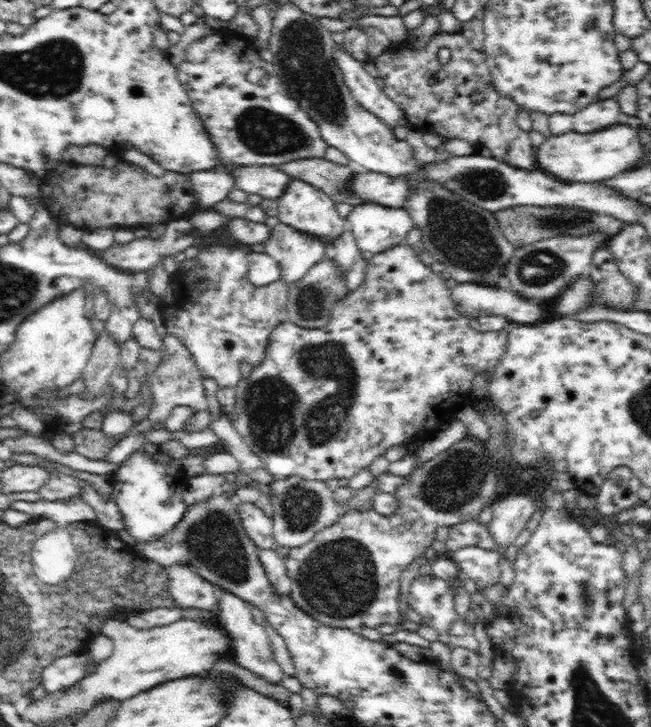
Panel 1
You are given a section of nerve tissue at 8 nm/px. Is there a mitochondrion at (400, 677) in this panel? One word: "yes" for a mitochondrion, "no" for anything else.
yes

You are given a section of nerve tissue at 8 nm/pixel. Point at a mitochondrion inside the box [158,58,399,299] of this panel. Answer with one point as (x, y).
(265, 132)

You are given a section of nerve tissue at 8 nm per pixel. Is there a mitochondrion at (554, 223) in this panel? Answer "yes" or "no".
yes

